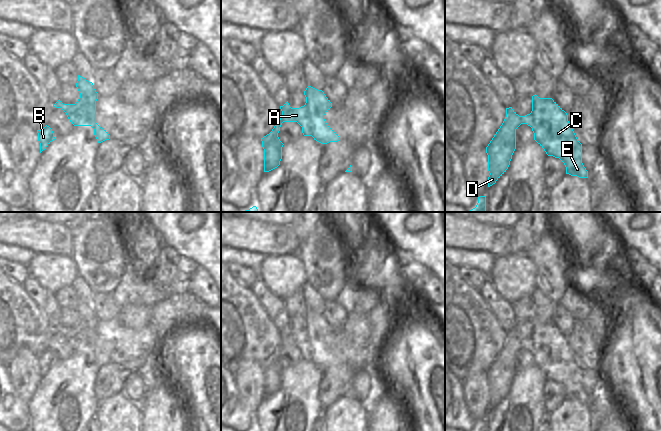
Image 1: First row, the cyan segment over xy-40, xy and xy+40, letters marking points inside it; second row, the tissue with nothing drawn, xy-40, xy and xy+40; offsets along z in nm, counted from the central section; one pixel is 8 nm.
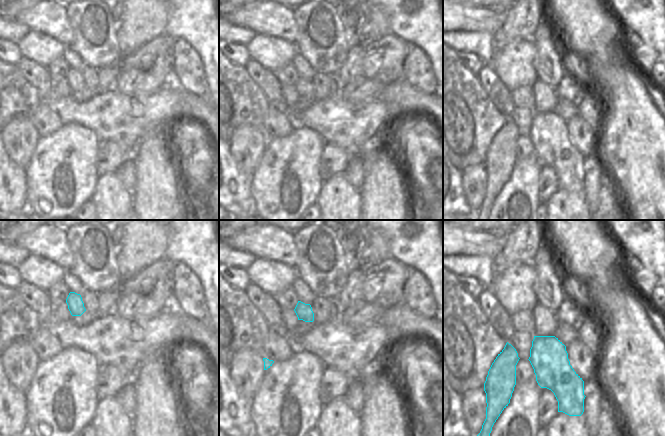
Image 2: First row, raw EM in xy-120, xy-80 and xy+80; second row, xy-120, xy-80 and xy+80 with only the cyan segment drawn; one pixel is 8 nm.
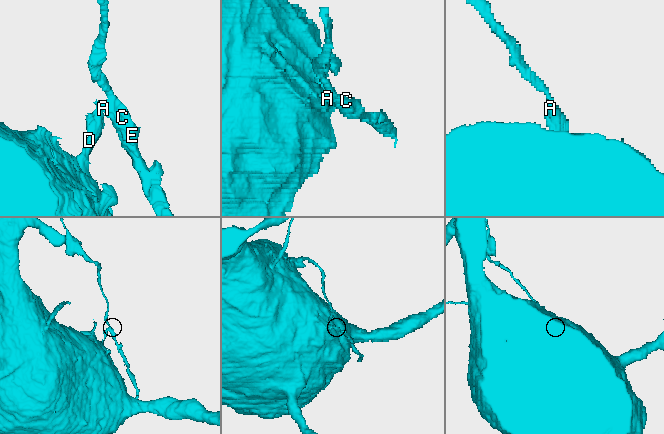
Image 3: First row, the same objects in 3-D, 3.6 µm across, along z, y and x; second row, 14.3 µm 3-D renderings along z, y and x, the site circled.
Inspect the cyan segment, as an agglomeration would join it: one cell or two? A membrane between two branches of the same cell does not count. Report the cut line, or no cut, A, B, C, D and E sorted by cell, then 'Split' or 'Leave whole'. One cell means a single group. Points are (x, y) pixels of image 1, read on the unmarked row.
Split along xy (304, 329), (307, 333), (312, 359). Groups: A B D / C E. Split

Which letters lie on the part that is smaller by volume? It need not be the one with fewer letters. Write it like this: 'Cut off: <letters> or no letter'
Cut off: C, E

